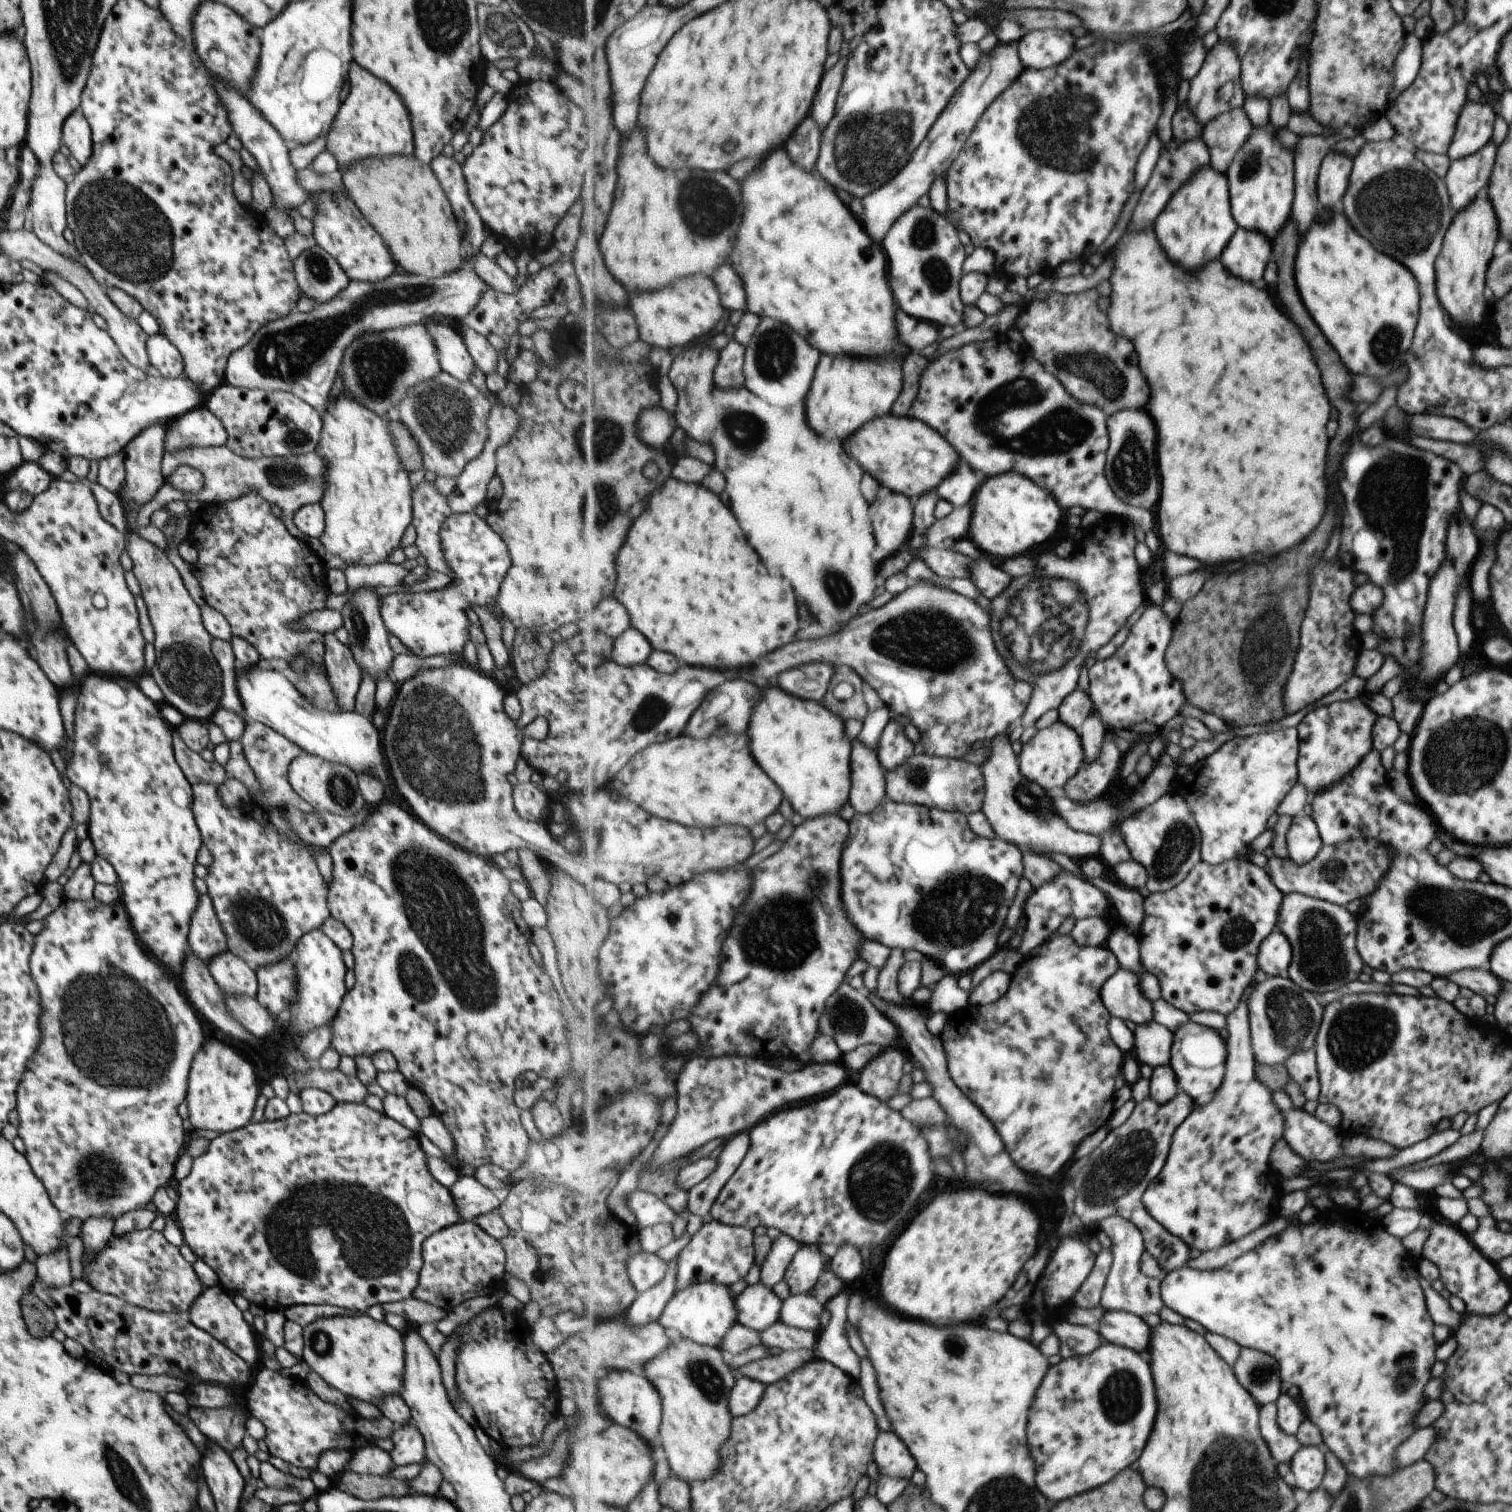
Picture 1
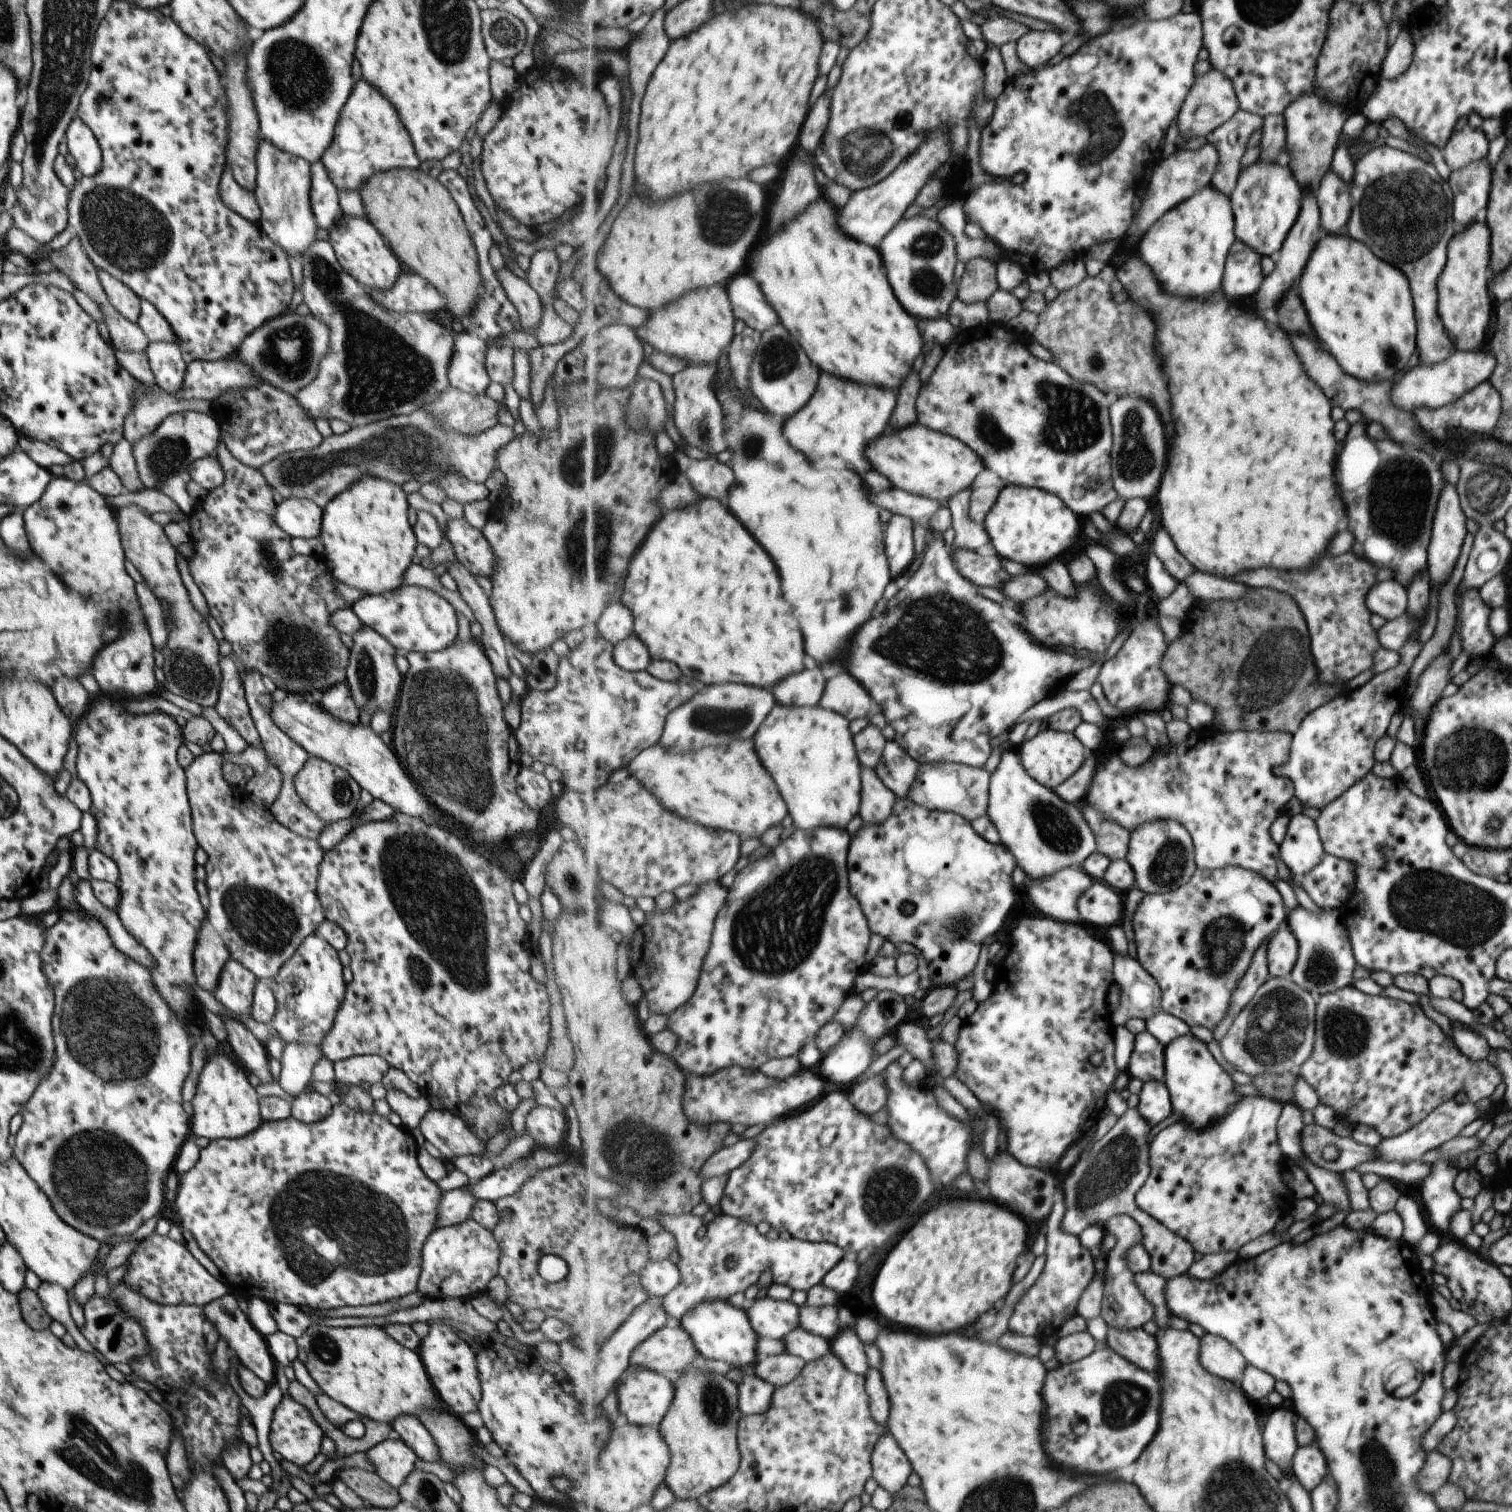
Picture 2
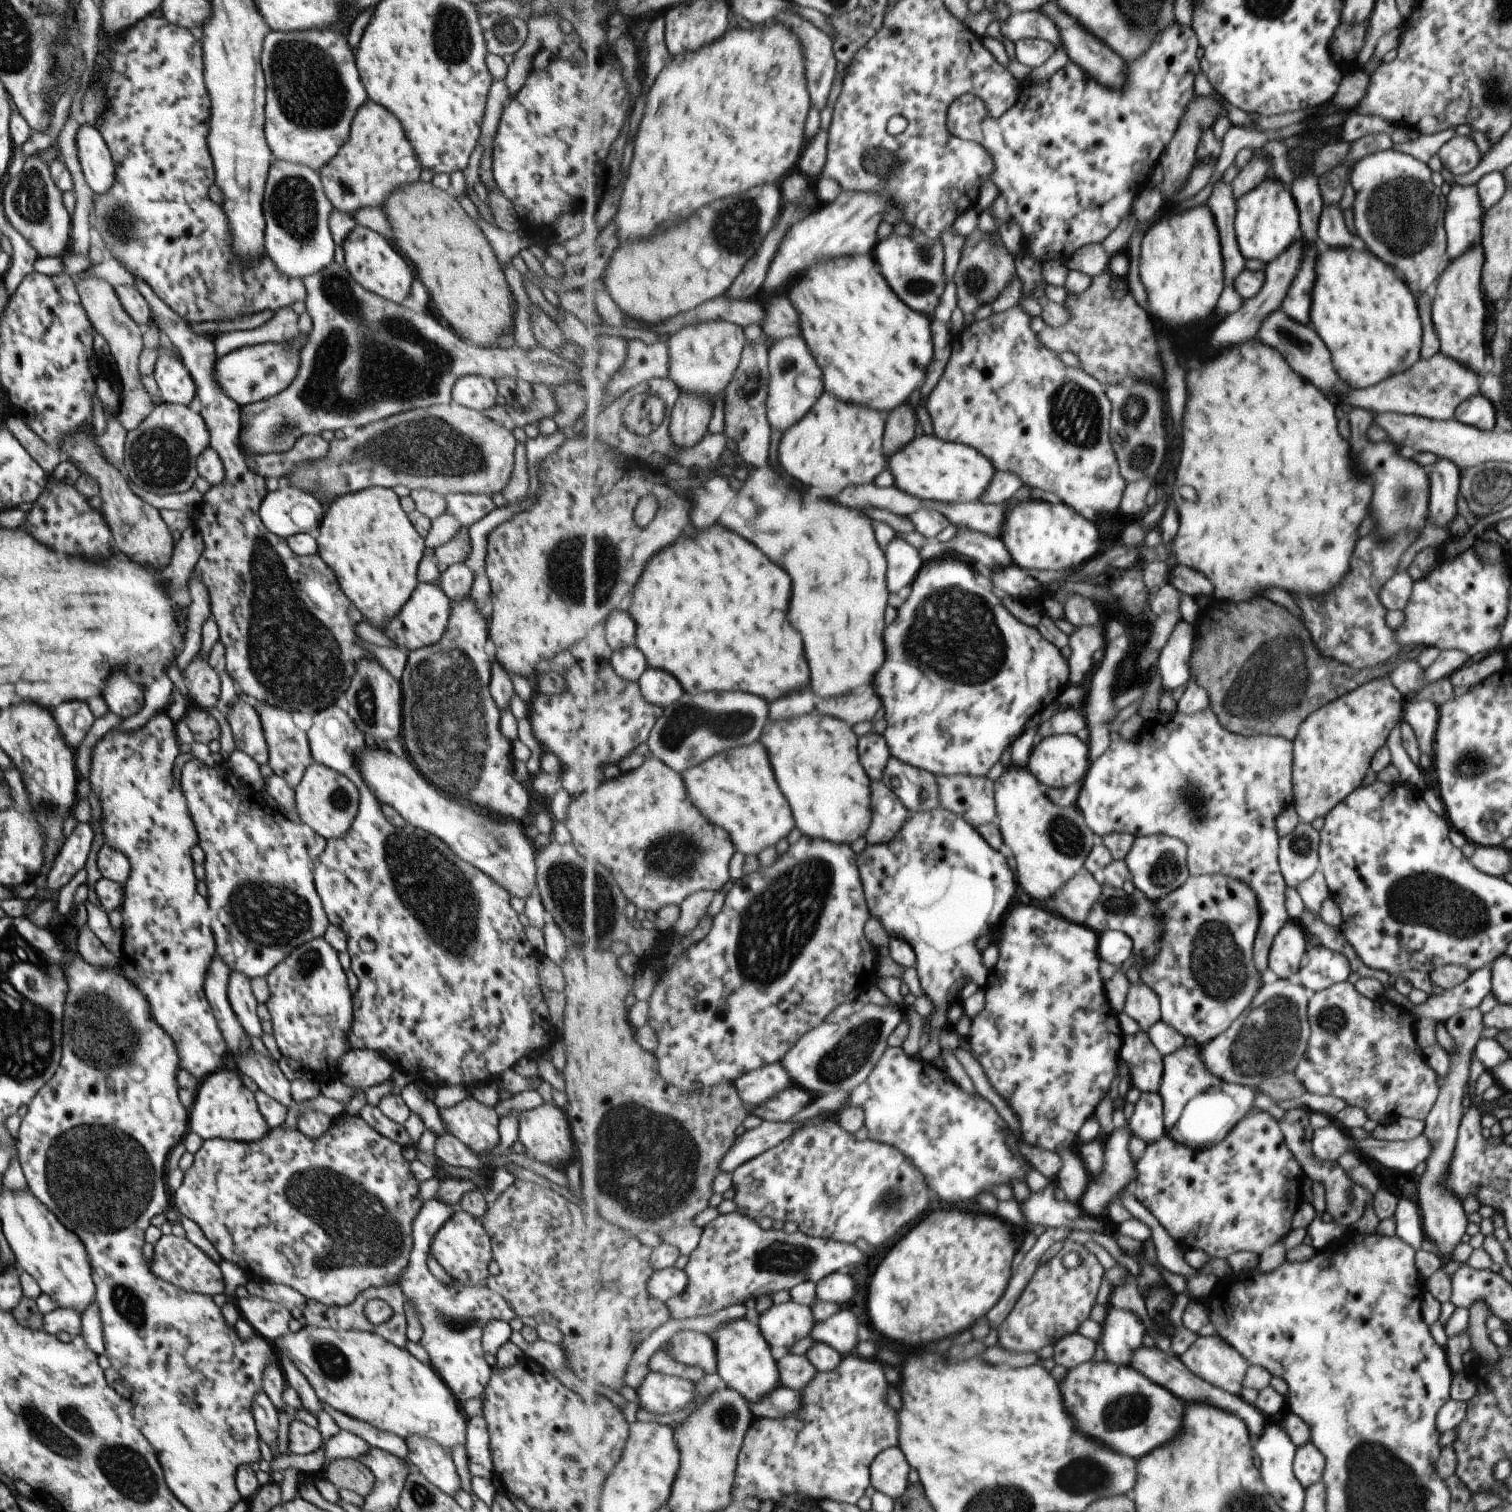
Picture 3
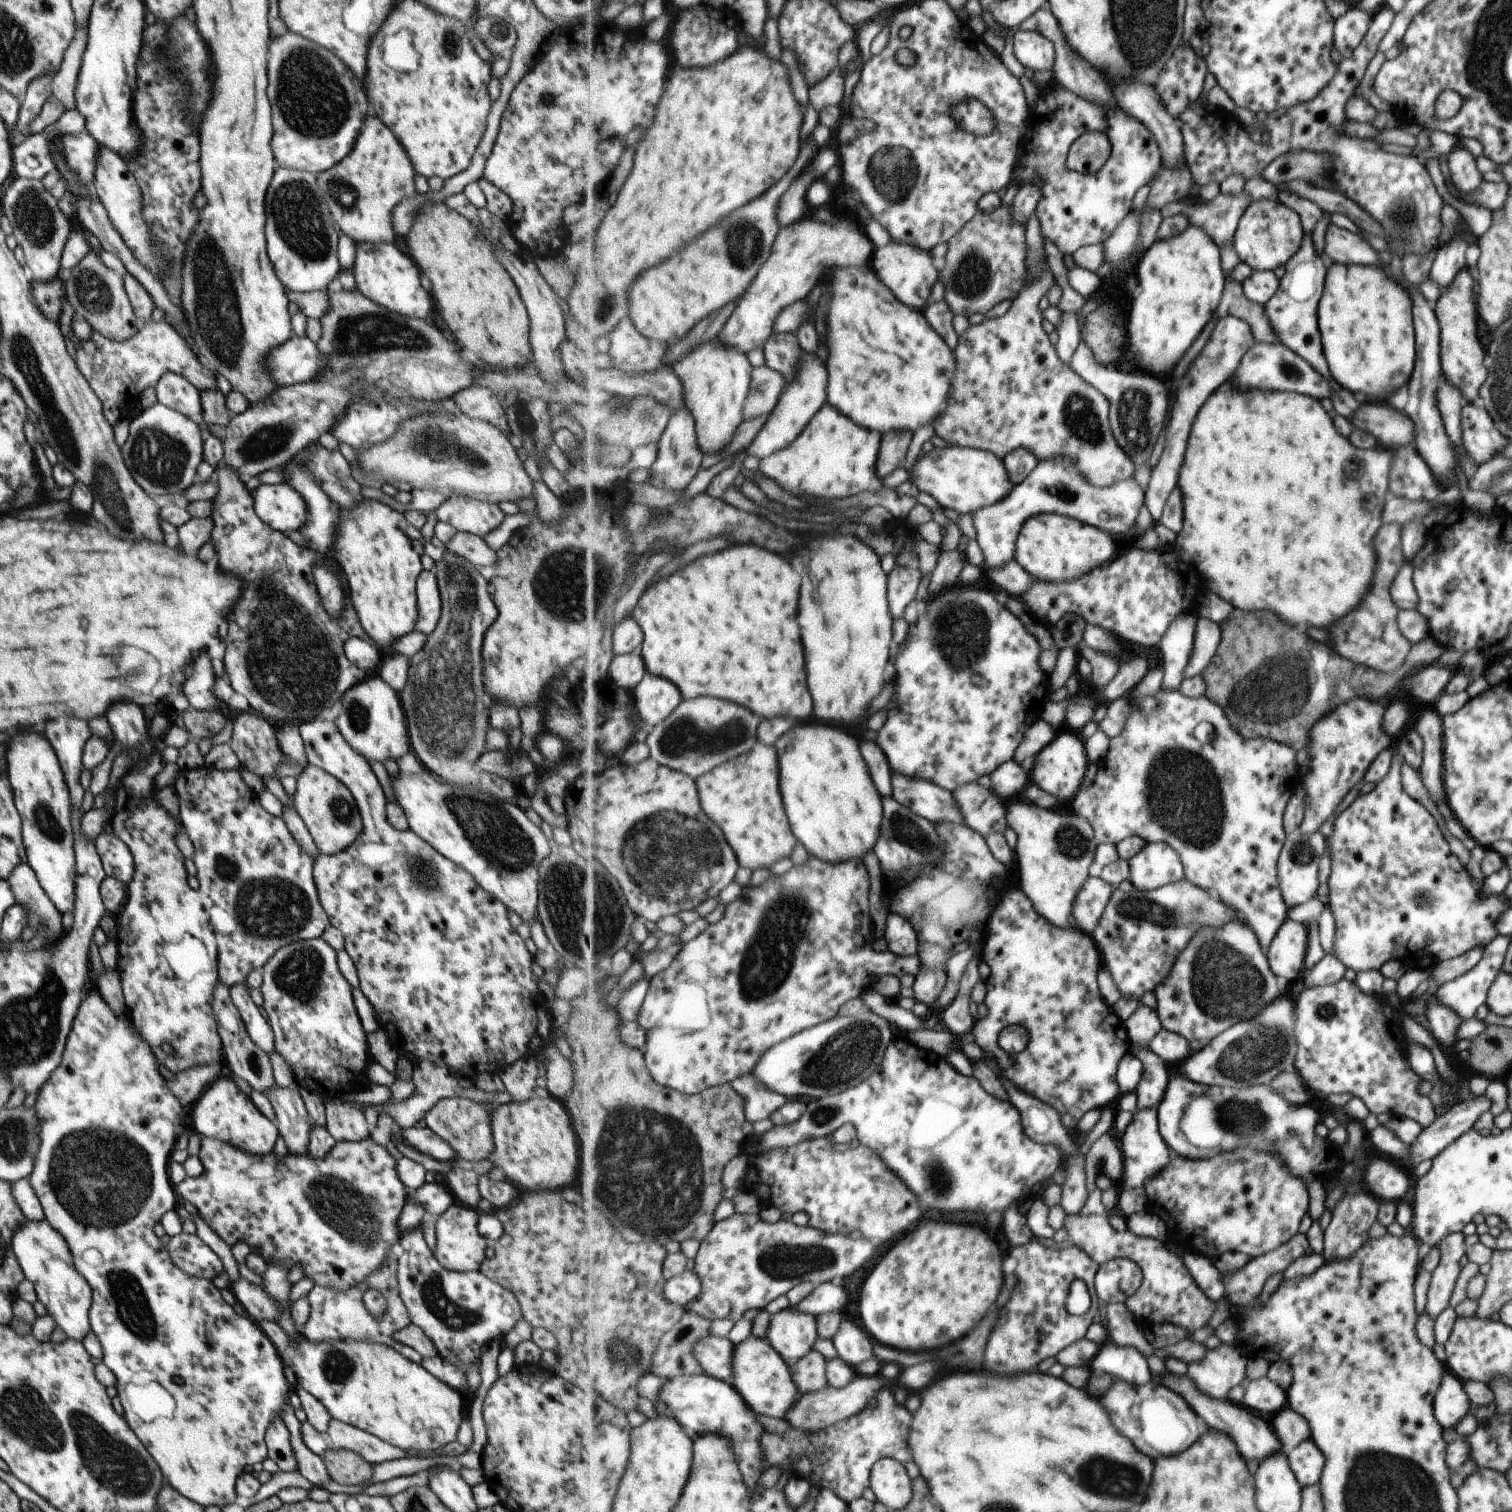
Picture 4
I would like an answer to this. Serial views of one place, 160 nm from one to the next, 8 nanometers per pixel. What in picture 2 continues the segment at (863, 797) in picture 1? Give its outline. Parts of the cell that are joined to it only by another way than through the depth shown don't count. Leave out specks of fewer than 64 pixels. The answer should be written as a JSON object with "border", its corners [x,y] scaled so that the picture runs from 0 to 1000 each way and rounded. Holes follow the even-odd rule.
{"border":[[[572,508],[571,520],[572,526],[569,530],[569,541],[572,542],[572,545],[584,545],[592,536],[593,525],[587,521],[579,509],[576,508]]]}

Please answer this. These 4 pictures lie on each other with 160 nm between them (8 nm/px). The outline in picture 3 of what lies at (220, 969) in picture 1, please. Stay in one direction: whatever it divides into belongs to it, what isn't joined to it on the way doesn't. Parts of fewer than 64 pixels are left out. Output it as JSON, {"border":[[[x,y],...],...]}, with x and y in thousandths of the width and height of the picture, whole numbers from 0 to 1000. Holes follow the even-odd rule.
{"border":[[[153,642],[151,645],[149,660],[157,673],[159,681],[164,685],[172,687],[173,682],[170,674],[170,663],[165,655],[165,647],[157,642]]]}

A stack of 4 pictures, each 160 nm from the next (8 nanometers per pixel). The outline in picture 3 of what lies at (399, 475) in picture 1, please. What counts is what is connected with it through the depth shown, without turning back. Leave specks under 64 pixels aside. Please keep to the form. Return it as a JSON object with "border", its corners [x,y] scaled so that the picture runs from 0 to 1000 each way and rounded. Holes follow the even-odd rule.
{"border":[[[245,322],[236,326],[228,327],[220,330],[215,335],[210,351],[208,354],[210,367],[220,378],[227,394],[235,400],[239,409],[247,415],[253,413],[271,396],[272,392],[276,386],[275,379],[276,372],[280,368],[283,358],[276,353],[267,339],[264,331],[259,323]]]}

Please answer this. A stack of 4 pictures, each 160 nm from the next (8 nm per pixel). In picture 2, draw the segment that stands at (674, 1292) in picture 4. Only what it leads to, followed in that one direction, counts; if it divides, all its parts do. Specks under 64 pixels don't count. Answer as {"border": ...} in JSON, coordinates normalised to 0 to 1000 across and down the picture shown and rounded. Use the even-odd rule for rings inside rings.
{"border":[[[431,832],[428,836],[424,842],[424,848],[431,858],[439,858],[450,849],[452,843],[448,836],[442,833],[433,834]]]}

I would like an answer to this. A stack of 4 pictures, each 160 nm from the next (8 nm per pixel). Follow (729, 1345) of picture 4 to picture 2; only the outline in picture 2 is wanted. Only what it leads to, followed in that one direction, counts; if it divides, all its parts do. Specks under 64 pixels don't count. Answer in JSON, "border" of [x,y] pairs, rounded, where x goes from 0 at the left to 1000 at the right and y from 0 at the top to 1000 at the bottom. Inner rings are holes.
{"border":[[[446,874],[423,889],[417,896],[417,902],[444,911],[457,901],[460,902],[462,896],[457,882]]]}

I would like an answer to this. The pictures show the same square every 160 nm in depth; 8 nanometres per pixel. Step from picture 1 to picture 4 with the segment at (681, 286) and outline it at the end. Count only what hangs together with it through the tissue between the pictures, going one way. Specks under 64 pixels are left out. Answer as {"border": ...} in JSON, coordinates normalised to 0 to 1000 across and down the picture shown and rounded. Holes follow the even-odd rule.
{"border":[[[474,224],[463,228],[444,243],[452,255],[452,267],[460,276],[464,298],[466,300],[476,300],[485,291],[492,278],[491,269],[497,257],[497,239],[489,229],[481,228]]]}

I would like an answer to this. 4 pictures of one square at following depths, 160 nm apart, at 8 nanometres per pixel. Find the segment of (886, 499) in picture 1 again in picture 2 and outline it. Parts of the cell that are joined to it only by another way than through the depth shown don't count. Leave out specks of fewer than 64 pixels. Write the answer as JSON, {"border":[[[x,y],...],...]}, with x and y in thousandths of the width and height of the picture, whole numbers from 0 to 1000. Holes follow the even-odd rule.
{"border":[[[591,340],[585,348],[585,362],[588,366],[588,374],[591,377],[591,382],[593,382],[606,368],[606,358],[604,356],[605,345],[601,341]]]}

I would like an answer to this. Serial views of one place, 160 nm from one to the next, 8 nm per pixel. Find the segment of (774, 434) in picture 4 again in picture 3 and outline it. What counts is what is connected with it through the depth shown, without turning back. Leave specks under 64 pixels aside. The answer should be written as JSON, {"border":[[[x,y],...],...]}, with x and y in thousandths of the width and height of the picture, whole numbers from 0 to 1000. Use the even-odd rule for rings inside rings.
{"border":[[[517,224],[513,225],[509,229],[509,232],[509,247],[509,257],[507,264],[508,277],[511,284],[519,287],[520,284],[525,280],[527,280],[542,265],[542,263],[546,259],[546,254],[544,254],[544,247],[542,245],[542,241],[536,237],[536,233],[532,228],[531,224]]]}

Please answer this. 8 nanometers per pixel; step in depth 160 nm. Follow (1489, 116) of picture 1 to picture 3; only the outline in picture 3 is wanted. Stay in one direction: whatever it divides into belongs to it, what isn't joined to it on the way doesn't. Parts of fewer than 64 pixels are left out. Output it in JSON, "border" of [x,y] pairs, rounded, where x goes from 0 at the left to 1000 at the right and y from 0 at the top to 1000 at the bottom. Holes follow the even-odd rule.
{"border":[[[961,89],[950,101],[954,111],[960,116],[968,116],[979,106],[979,101],[972,90]]]}

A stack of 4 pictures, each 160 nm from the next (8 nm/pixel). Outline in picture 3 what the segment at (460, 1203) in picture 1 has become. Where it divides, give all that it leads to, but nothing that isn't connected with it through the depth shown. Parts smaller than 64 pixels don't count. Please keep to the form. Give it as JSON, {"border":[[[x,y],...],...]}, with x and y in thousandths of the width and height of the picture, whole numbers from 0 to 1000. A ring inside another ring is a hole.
{"border":[[[288,793],[282,794],[272,809],[272,825],[269,837],[263,849],[268,860],[273,862],[276,872],[279,877],[277,889],[282,894],[284,903],[294,914],[302,928],[306,929],[312,925],[317,925],[324,911],[325,903],[319,899],[317,885],[319,878],[325,872],[335,875],[341,870],[336,861],[321,851],[311,851],[302,847],[302,851],[296,851],[290,849],[282,839],[281,834],[286,817],[299,804],[300,797]]]}

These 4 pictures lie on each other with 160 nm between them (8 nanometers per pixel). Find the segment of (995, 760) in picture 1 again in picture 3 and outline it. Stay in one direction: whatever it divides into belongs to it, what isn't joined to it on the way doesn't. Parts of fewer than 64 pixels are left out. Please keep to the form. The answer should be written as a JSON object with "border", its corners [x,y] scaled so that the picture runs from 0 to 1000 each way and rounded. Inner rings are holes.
{"border":[[[679,505],[666,507],[658,517],[659,545],[661,546],[665,562],[669,563],[672,569],[672,581],[674,586],[687,599],[692,599],[702,587],[714,578],[722,564],[726,555],[722,547],[720,546],[717,538],[712,532],[702,534],[697,531],[691,523],[691,521]]]}

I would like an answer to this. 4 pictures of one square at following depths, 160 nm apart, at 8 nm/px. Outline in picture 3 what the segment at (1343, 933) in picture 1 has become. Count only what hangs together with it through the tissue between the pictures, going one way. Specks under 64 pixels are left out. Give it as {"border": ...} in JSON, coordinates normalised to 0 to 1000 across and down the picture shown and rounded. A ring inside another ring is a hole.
{"border":[[[872,624],[865,627],[864,637],[860,640],[860,649],[866,655],[873,655],[891,647],[892,639],[888,631]]]}

